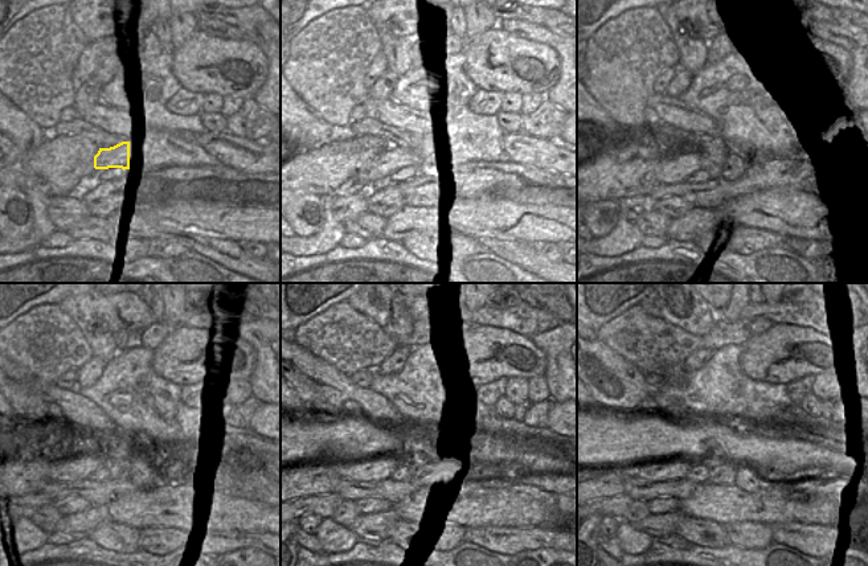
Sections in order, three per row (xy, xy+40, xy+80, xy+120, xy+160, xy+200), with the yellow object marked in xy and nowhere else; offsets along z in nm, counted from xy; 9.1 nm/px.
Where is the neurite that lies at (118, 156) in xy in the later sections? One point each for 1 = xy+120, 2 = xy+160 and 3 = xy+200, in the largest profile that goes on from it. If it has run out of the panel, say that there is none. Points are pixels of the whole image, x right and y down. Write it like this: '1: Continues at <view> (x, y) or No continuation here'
1: Continues at xy+120 (81, 467)
2: Continues at xy+160 (377, 468)
3: Continues at xy+200 (658, 471).

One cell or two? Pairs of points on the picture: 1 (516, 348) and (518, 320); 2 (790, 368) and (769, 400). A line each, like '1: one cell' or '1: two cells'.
1: two cells
2: two cells

